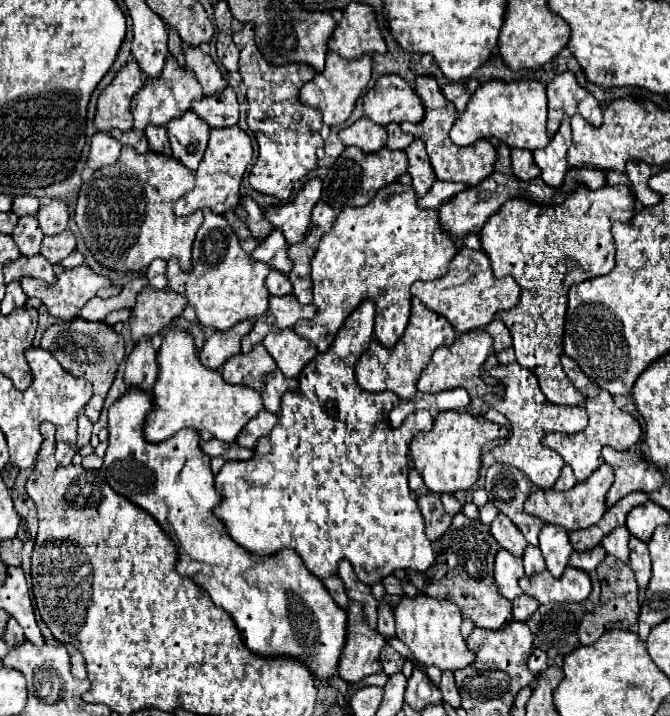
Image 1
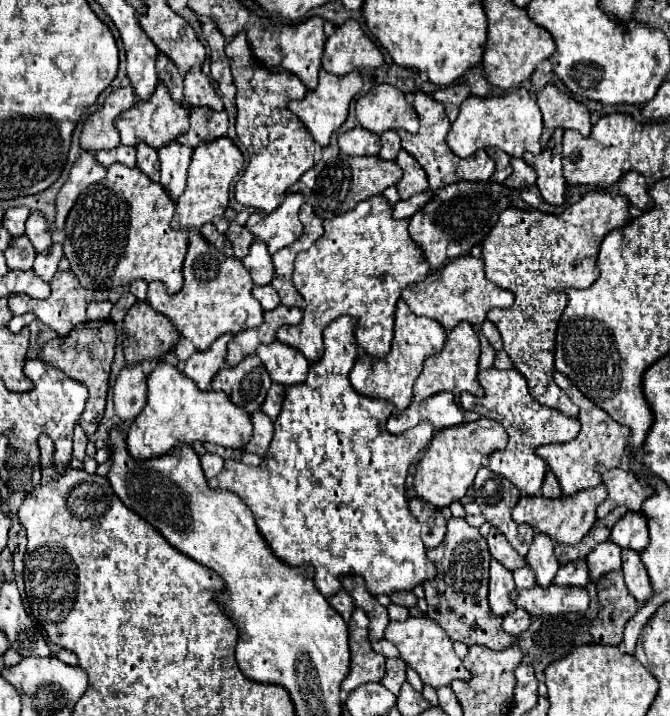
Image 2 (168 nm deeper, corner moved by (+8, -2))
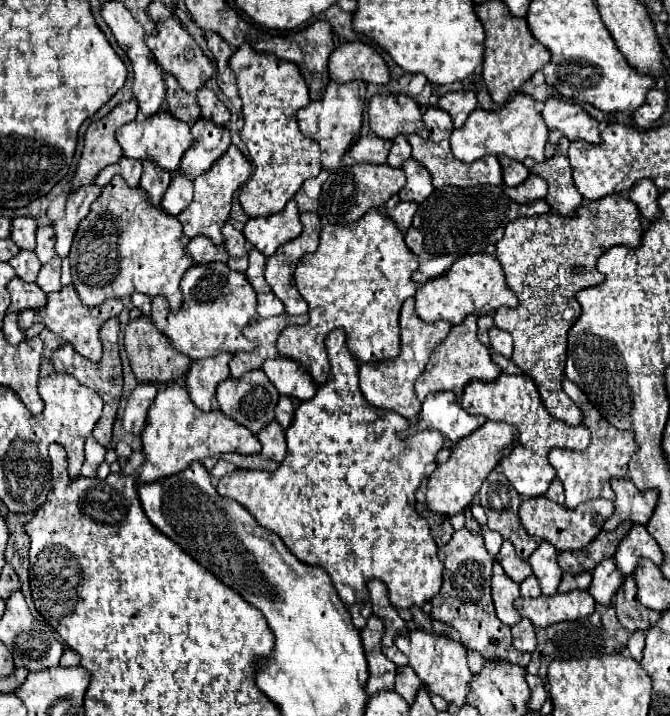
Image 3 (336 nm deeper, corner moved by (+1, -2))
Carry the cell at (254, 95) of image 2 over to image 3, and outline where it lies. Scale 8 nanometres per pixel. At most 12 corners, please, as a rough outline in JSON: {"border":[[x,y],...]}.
{"border":[[243,44],[229,60],[253,174],[249,218],[277,214],[321,170],[295,112],[299,68]]}

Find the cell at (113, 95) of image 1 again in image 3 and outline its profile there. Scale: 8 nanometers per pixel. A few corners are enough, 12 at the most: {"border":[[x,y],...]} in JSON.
{"border":[[121,102],[85,132],[71,192],[93,184],[123,152],[115,130],[137,116]]}

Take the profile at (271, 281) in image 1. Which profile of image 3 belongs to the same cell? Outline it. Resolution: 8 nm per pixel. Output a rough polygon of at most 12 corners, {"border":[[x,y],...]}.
{"border":[[273,292],[259,294],[257,316],[283,314],[283,304]]}

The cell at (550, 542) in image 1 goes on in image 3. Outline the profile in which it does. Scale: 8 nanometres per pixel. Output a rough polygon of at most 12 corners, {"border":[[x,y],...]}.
{"border":[[541,542],[527,562],[541,592],[555,594],[563,576],[557,550]]}

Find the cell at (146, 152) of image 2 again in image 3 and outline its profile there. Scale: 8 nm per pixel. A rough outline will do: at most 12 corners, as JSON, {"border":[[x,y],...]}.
{"border":[[143,164],[139,188],[149,204],[159,206],[169,184],[169,172]]}

